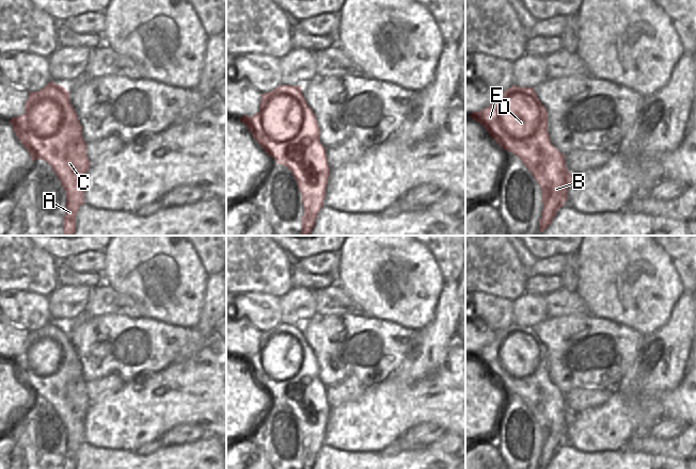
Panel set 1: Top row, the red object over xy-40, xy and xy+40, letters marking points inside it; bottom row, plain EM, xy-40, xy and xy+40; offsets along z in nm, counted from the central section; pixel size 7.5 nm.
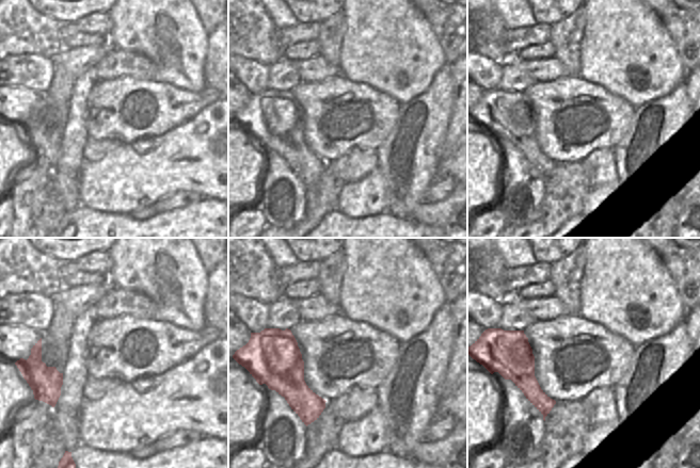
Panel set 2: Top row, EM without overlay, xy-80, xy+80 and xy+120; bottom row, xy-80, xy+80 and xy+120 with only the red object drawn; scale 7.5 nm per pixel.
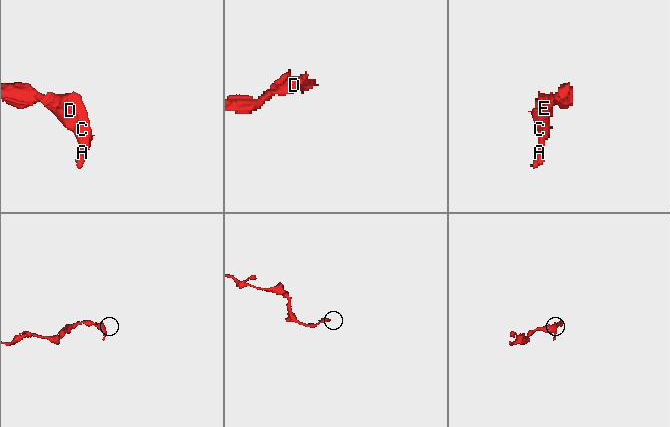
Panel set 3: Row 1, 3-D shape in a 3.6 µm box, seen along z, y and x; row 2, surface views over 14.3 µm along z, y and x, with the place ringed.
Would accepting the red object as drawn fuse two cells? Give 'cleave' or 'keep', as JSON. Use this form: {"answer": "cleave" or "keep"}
{"answer": "keep"}

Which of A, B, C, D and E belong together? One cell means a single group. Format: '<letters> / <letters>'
A B C D E

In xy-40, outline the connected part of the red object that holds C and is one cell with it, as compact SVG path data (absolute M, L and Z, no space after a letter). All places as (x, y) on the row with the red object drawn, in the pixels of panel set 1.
M50 81L38 92L29 92L29 97L25 103L25 112L23 115L14 117L9 122L19 142L30 152L31 160L44 160L52 167L59 178L67 199L63 219L63 236L74 236L76 231L76 214L80 206L84 205L84 178L91 163L86 157L86 143L82 138L82 127L69 101L69 92L65 87Z

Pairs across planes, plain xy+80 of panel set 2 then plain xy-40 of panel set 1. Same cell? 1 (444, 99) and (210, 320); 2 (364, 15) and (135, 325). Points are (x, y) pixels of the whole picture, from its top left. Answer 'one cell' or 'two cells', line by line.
1: one cell
2: two cells

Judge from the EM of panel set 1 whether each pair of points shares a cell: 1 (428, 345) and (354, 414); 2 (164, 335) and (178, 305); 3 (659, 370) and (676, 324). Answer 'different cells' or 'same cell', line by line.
1: different cells
2: different cells
3: same cell

